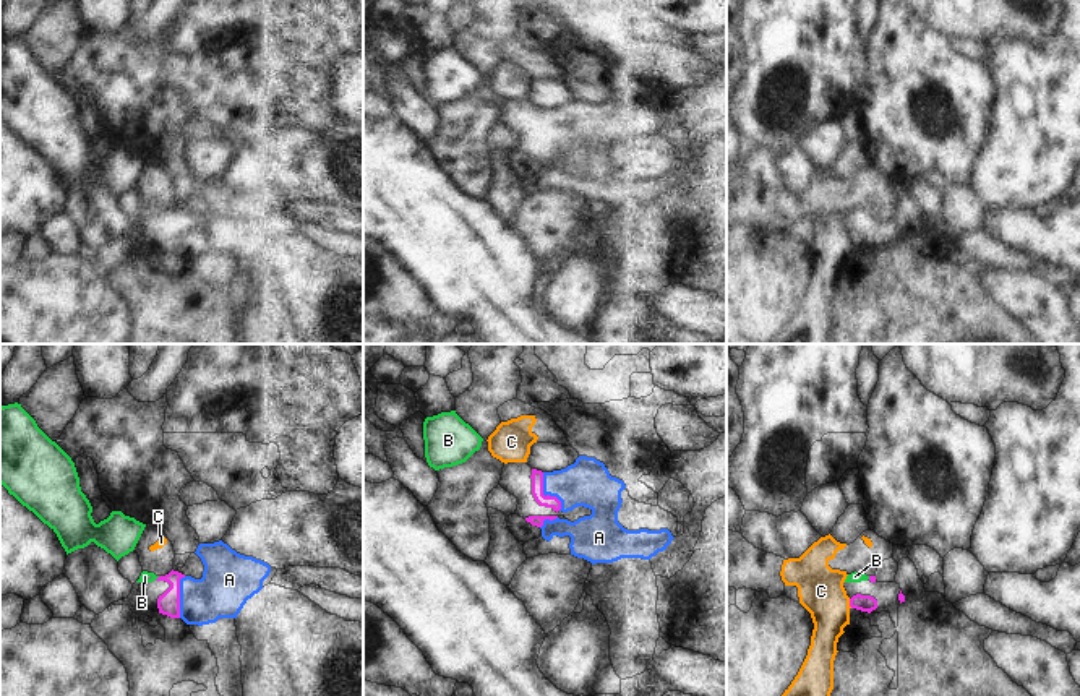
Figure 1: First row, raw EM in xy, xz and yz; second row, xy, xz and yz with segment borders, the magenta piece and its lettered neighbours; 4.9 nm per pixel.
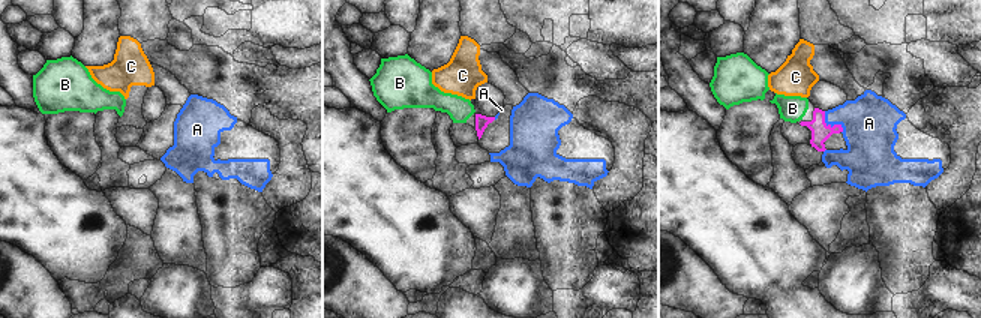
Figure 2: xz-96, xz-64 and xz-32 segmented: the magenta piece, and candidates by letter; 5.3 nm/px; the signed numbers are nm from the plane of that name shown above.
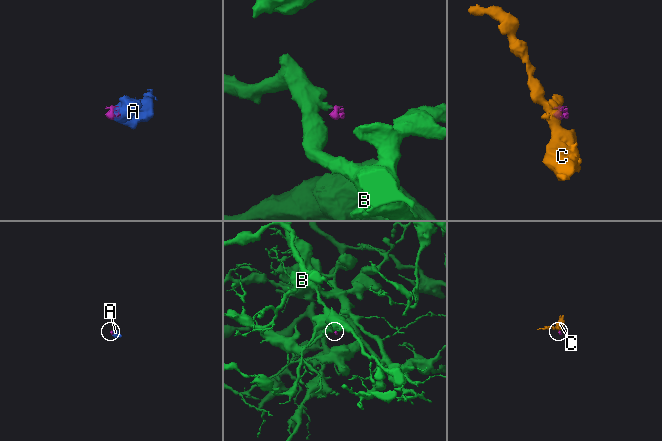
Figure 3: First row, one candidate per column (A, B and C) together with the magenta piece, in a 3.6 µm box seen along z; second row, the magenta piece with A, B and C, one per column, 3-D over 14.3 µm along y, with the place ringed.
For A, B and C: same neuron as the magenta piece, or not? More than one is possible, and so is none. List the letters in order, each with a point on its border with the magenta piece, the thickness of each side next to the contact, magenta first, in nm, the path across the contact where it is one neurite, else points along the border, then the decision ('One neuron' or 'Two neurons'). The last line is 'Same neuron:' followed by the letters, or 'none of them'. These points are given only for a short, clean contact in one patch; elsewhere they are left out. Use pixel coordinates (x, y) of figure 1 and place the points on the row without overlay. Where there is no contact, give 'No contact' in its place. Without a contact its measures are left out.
A: Touches magenta at xz (544, 132). Thickness 60 nm (magenta) against 240 nm. Path across: xz (537, 112), (544, 120), (544, 132), (587, 119). One neuron
B: Touches magenta at xy (158, 214). Thickness 110 nm (magenta) against 50 nm. One neuron
C: Touches magenta at yz (850, 240). Thickness 80 nm (magenta) against 220 nm. Two neurons
Same neuron: A, B

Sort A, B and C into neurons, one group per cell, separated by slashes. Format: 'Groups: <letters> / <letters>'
Groups: A B / C

